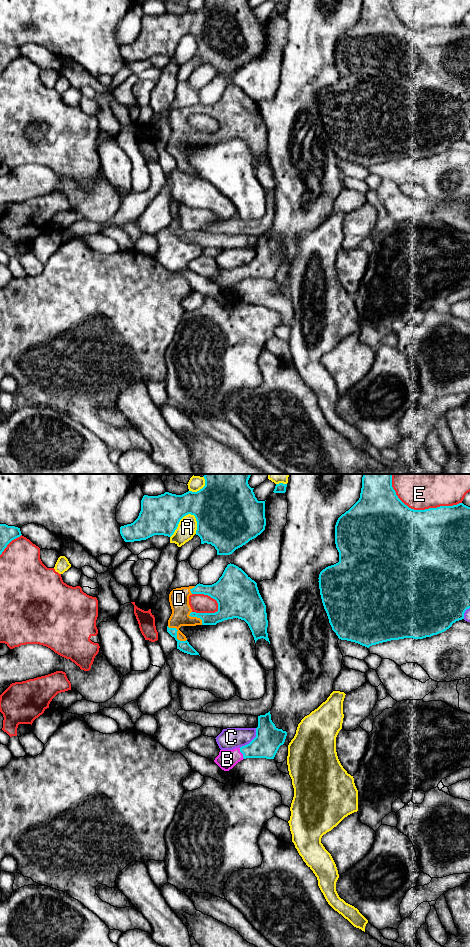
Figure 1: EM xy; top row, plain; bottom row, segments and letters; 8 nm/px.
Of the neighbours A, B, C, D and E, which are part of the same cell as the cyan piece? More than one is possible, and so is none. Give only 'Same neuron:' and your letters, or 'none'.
Same neuron: B, D

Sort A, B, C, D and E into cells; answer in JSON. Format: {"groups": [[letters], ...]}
{"groups": [["A"], ["B", "D"], ["C"], ["E"]]}

